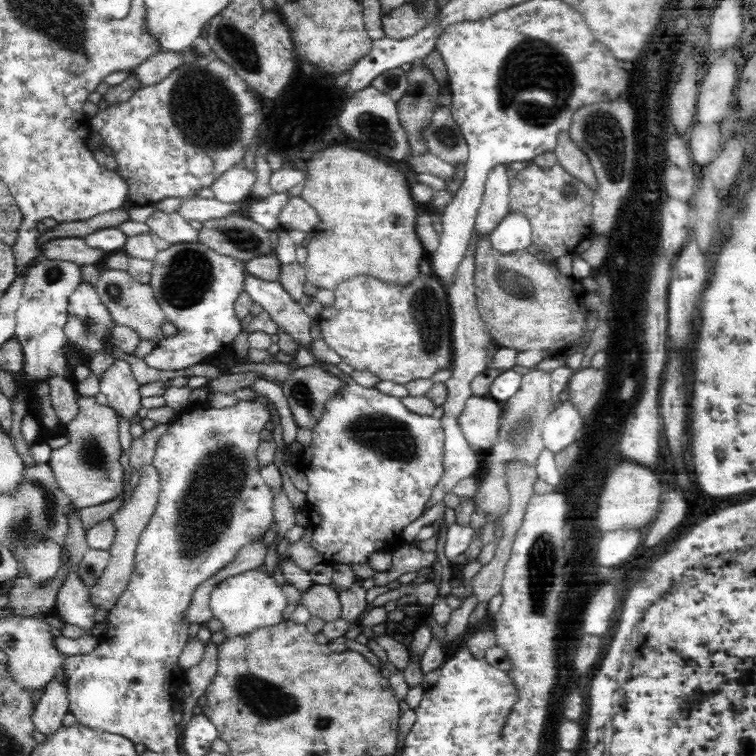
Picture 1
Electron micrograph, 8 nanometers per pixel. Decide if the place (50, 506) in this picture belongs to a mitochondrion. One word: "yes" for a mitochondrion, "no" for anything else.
yes

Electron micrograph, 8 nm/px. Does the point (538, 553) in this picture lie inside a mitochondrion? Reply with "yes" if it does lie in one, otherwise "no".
yes

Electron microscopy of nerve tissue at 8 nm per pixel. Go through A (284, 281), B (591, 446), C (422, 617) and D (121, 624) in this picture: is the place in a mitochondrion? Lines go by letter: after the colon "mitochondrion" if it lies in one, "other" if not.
A: other
B: other
C: other
D: other

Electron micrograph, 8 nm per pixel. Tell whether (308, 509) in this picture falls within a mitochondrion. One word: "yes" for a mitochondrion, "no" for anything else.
no

